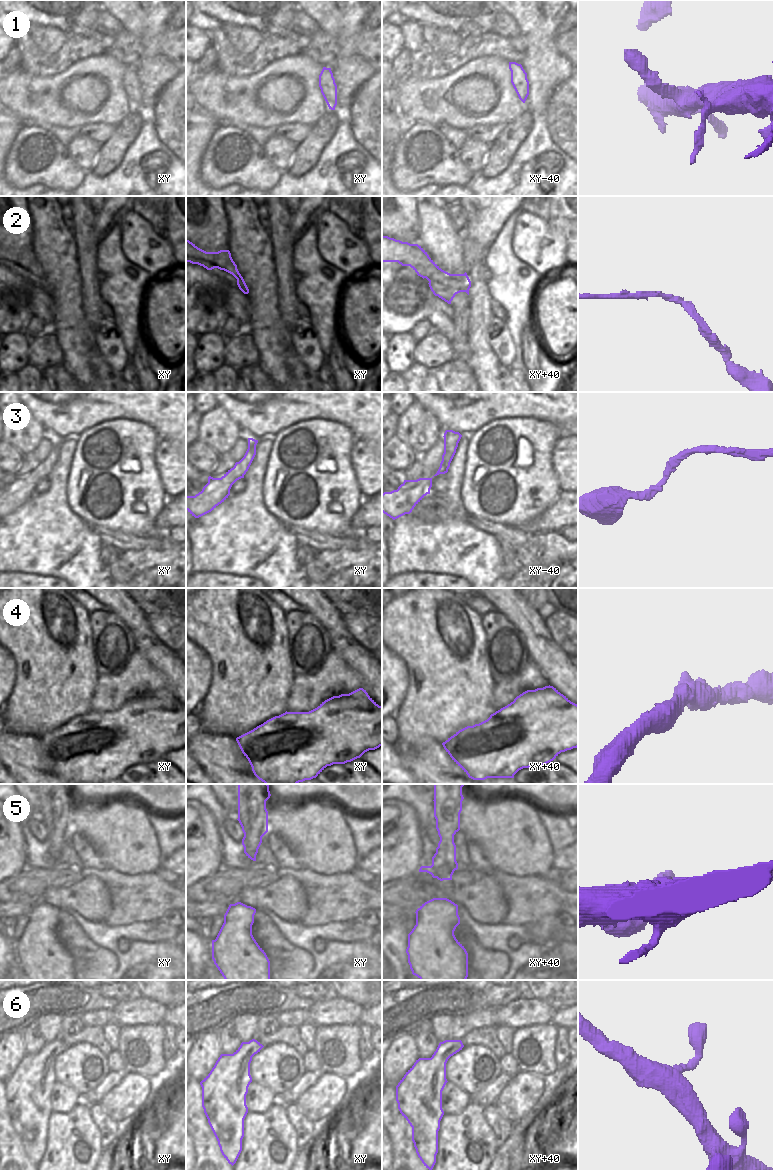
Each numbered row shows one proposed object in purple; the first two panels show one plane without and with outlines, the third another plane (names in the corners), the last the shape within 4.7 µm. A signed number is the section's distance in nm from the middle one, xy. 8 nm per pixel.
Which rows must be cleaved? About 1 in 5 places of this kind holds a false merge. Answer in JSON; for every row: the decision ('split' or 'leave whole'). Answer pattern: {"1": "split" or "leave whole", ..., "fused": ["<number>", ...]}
{"1": "leave whole", "2": "leave whole", "3": "leave whole", "4": "leave whole", "5": "leave whole", "6": "leave whole", "fused": []}

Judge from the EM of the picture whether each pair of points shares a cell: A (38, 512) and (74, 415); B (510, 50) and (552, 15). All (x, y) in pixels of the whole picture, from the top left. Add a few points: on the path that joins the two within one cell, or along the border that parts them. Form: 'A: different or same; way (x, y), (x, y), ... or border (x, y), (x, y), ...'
A: different; border (78, 435), (62, 440)
B: different; border (521, 33), (526, 39), (526, 52), (523, 60)

